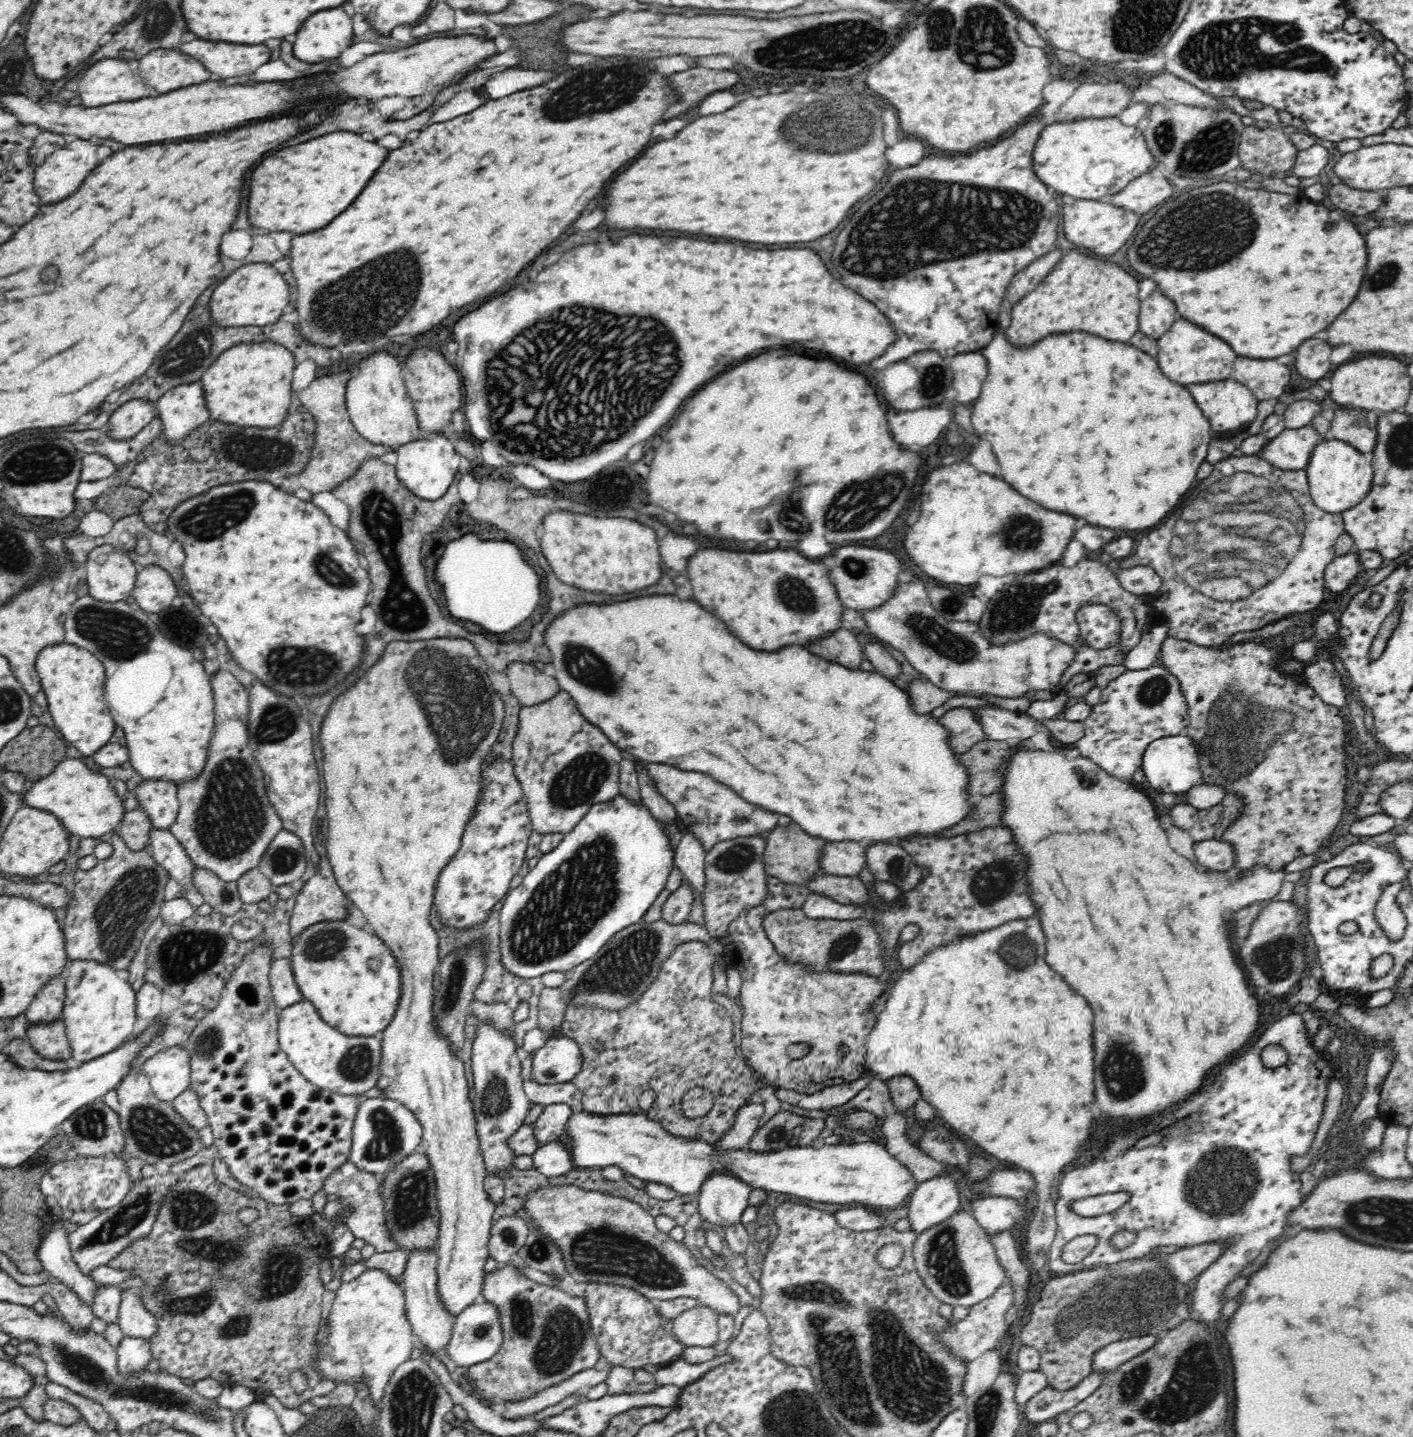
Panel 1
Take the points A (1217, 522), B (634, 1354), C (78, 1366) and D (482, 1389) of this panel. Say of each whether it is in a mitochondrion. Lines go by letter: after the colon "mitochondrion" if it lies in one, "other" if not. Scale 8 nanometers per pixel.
A: mitochondrion
B: other
C: mitochondrion
D: other

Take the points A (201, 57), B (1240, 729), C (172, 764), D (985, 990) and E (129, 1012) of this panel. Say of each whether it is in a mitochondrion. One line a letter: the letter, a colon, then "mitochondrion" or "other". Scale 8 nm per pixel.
A: other
B: mitochondrion
C: other
D: other
E: other

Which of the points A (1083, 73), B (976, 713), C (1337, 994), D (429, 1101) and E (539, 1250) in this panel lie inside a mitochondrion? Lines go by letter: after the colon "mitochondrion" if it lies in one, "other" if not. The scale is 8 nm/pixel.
A: other
B: other
C: other
D: other
E: mitochondrion

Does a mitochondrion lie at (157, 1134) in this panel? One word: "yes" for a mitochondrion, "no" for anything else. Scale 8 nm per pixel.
yes

